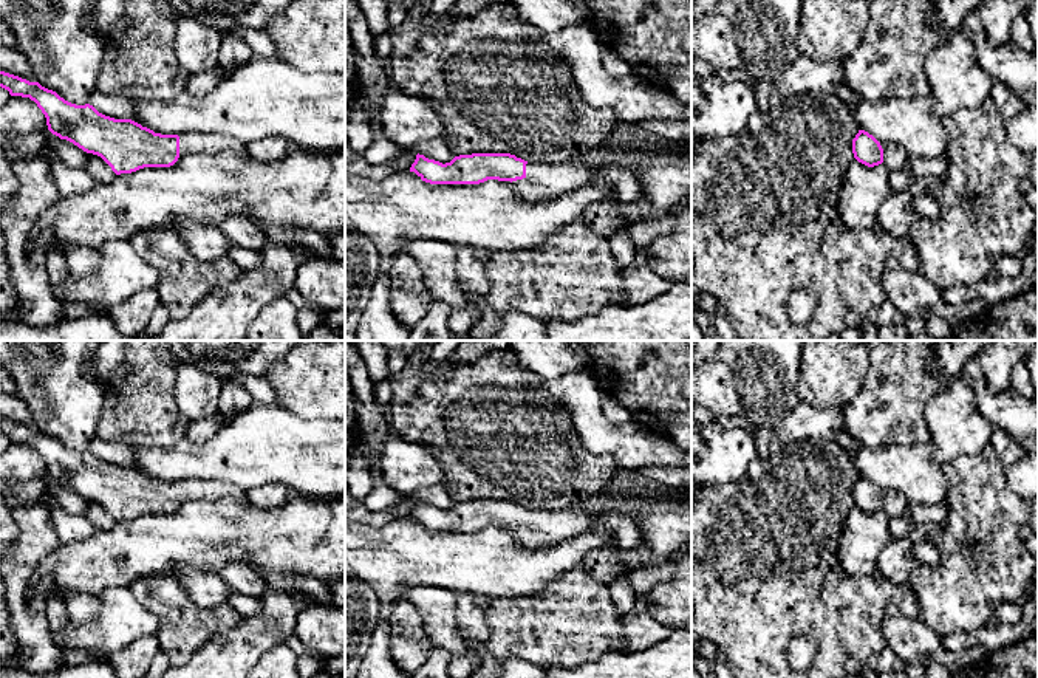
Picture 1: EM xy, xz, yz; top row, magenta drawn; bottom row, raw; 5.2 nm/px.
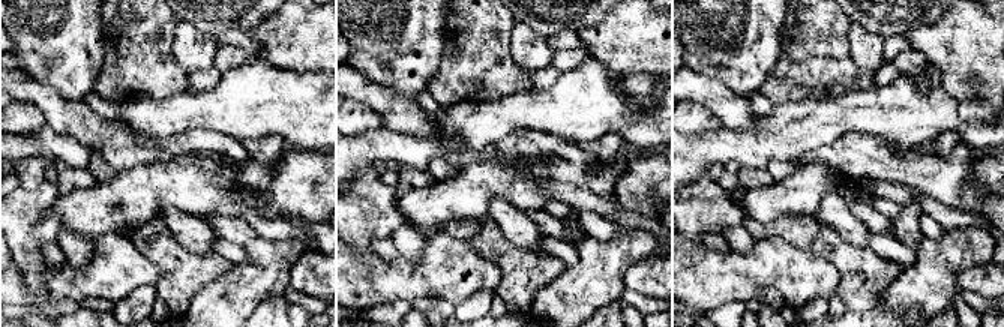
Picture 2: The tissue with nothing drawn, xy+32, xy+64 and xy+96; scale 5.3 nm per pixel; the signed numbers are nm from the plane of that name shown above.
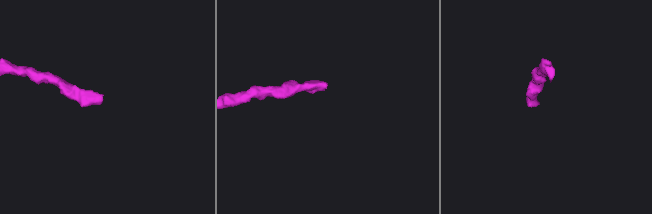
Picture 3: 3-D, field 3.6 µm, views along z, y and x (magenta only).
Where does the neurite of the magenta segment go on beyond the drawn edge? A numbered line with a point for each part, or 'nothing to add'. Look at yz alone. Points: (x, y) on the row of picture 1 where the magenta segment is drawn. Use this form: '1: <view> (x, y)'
1: yz (894, 157)

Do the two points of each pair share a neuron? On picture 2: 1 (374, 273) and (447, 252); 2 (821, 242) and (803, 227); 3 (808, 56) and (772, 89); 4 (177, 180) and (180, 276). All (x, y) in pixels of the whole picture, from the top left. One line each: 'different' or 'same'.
1: same
2: different
3: same
4: different

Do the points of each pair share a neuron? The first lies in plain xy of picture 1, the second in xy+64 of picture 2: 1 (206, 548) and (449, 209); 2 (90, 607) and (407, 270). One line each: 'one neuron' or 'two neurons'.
1: one neuron
2: two neurons

